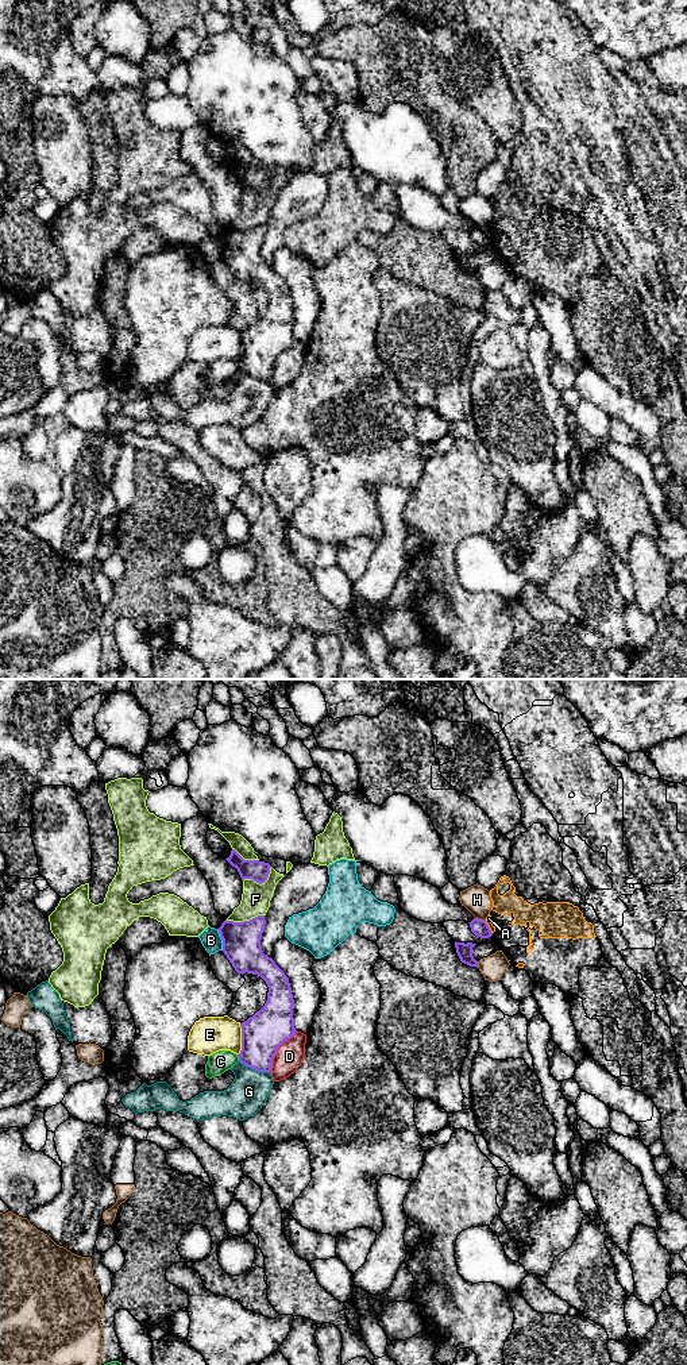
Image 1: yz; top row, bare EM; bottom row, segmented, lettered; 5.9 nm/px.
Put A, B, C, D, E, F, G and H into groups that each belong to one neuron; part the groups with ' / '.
A / B / C / D / E / F / G / H

